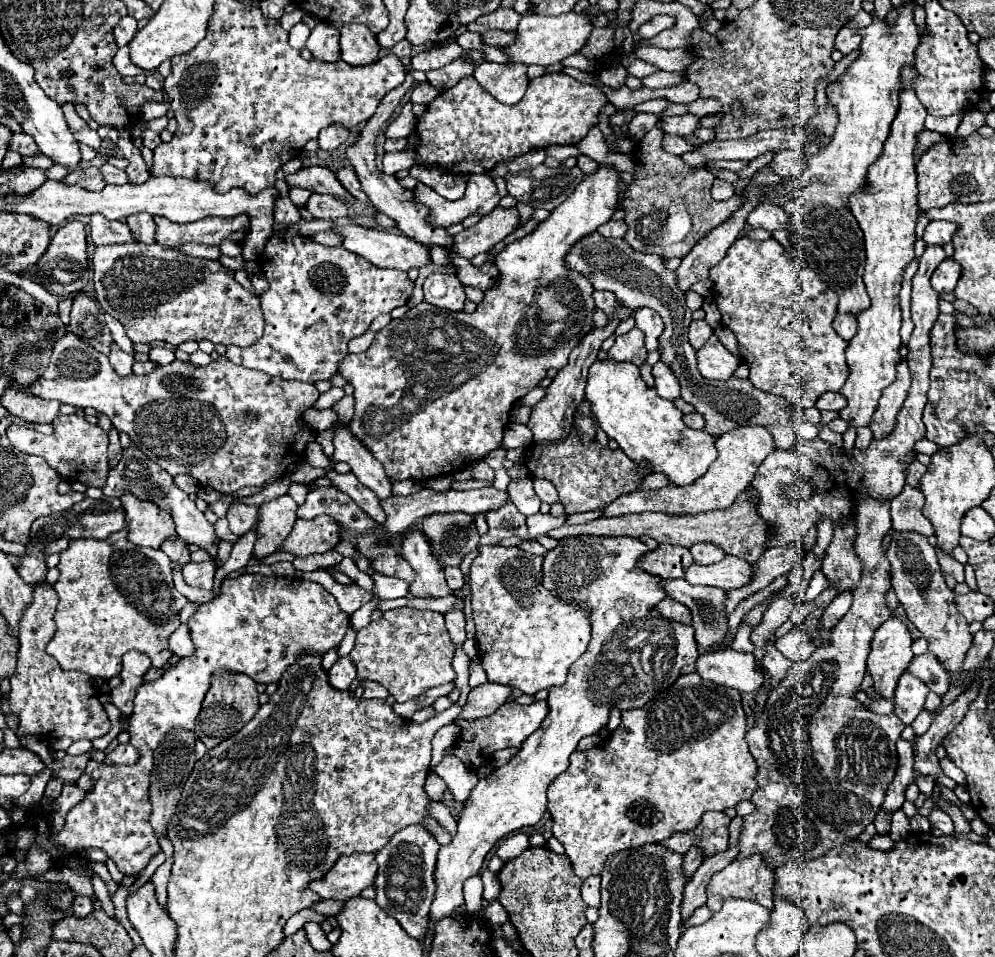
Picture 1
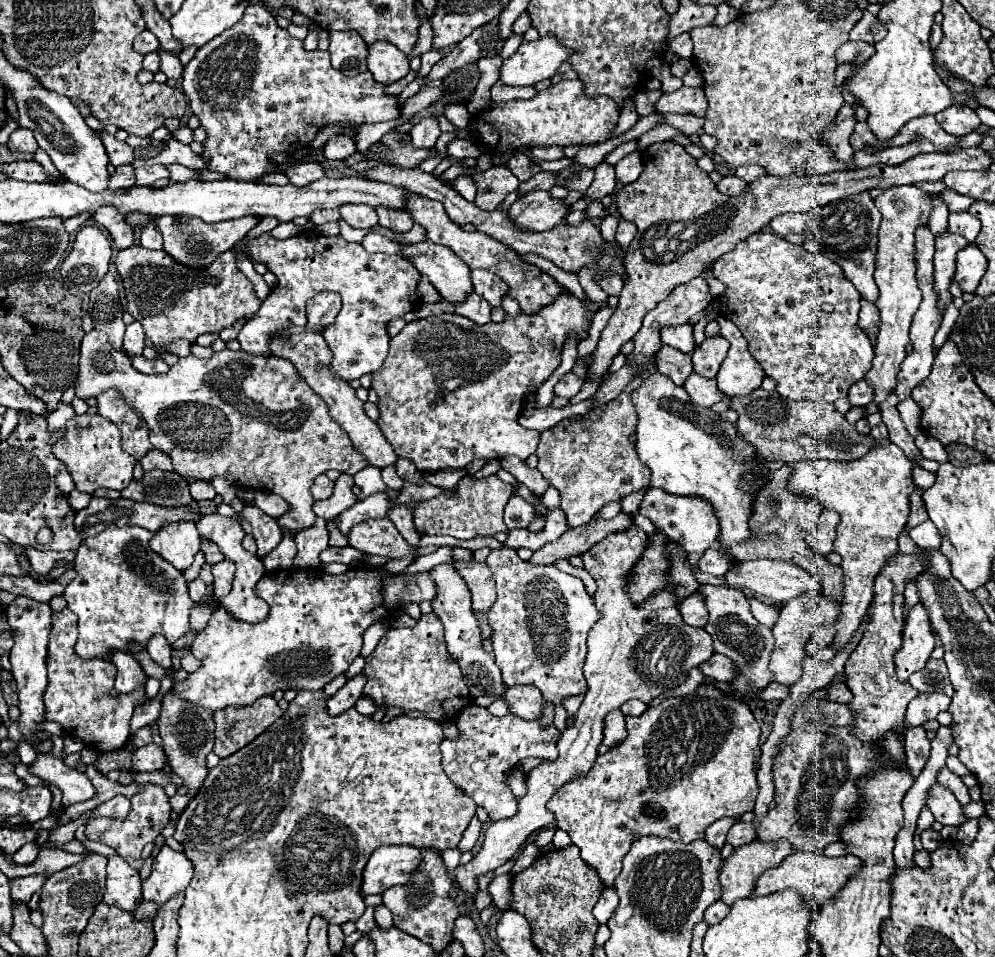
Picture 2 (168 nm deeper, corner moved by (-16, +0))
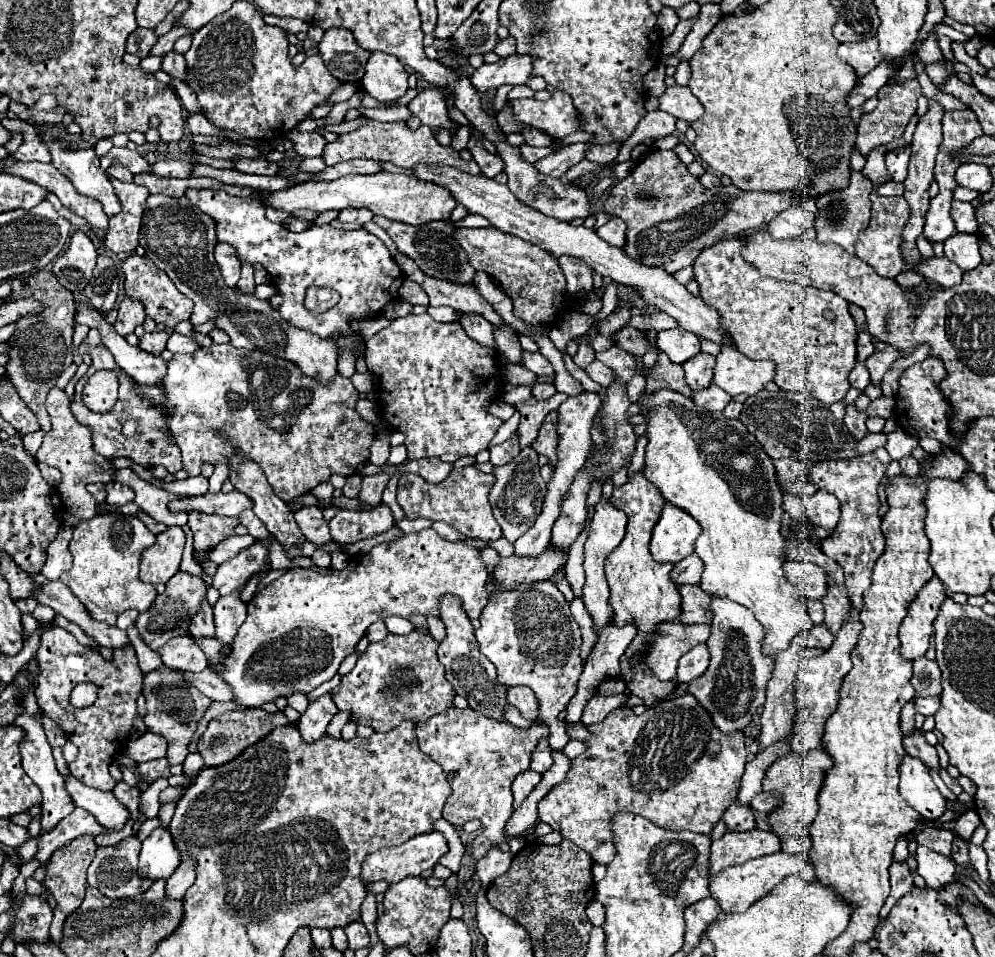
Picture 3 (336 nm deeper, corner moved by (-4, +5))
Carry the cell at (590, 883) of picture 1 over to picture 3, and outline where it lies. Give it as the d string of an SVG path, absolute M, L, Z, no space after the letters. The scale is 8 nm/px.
M592 900L586 908L586 916L594 926L602 926L604 922L604 906L598 900Z

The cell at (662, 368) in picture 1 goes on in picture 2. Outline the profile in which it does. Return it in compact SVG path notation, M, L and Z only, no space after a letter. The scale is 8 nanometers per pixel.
M690 373L690 377L684 383L684 389L688 391L690 399L702 407L712 407L714 403L718 403L726 397L724 393L720 393L716 379L704 379L696 373Z

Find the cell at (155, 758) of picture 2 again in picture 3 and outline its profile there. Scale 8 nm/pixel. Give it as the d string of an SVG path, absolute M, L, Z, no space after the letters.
M146 732L138 740L130 740L126 746L126 756L130 756L134 762L148 762L156 758L166 756L166 740L162 736L156 736L154 732Z

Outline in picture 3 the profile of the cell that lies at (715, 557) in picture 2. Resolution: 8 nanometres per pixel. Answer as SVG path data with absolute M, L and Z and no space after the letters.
M690 554L688 558L684 558L682 562L678 562L672 570L672 580L682 586L682 584L700 584L700 578L702 578L702 570L704 570L704 564L700 560L700 556L696 554Z

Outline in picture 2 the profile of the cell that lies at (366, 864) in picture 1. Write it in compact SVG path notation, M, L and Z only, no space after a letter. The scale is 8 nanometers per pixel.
M412 845L378 847L364 869L362 893L374 895L384 893L394 885L406 885L422 859L420 849Z

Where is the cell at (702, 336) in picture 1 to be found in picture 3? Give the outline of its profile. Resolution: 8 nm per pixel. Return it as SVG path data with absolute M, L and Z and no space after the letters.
M698 352L694 358L684 362L684 372L686 372L686 382L692 390L696 388L706 388L712 382L712 368L714 368L714 356L706 352Z

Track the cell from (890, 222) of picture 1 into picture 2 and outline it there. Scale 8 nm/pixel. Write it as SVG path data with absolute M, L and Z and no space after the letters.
M900 185L886 189L880 197L874 199L878 211L882 213L882 223L878 229L878 255L876 255L876 271L874 279L880 289L880 297L876 301L876 307L880 309L880 333L878 333L878 345L876 355L872 359L872 369L866 373L866 381L876 389L874 401L884 401L890 391L896 387L896 375L900 371L900 363L906 357L906 345L908 345L908 329L912 323L912 317L922 301L922 293L916 283L916 263L914 263L914 231L918 225L924 225L928 221L930 209L932 209L932 195L920 191L914 185Z

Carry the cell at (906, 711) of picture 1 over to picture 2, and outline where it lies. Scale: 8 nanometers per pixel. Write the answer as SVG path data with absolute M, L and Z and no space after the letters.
M920 693L916 701L910 701L906 711L906 725L922 725L928 719L936 719L940 711L948 711L950 697L938 693Z

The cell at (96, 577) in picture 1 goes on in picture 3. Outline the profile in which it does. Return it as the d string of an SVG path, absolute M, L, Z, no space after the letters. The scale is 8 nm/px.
M106 512L94 516L92 520L84 520L74 528L74 536L70 540L74 564L60 576L60 582L64 582L86 606L92 620L114 626L116 618L130 608L148 612L158 592L152 584L144 584L138 578L138 570L142 550L152 546L154 540L156 536L144 526L140 518L122 512Z

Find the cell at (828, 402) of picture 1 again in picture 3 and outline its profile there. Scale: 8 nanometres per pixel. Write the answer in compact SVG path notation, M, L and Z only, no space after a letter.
M858 362L858 364L854 366L854 370L850 372L848 380L850 380L850 386L852 386L852 388L856 388L856 390L864 390L864 388L870 384L868 368L864 366L864 362Z

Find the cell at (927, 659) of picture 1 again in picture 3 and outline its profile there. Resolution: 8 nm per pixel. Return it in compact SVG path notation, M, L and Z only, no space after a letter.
M918 658L912 662L912 686L916 696L938 696L942 692L940 668L936 660Z

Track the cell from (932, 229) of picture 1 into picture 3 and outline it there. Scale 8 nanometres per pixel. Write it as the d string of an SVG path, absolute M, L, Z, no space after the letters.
M952 200L950 216L952 216L958 232L968 232L968 234L972 234L972 232L978 230L978 222L976 222L976 216L974 216L974 206L972 206L970 202Z

